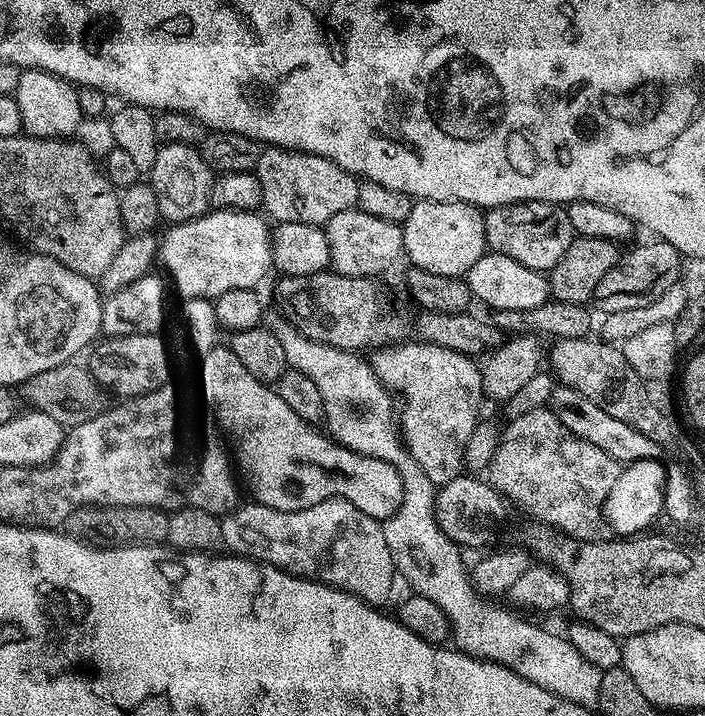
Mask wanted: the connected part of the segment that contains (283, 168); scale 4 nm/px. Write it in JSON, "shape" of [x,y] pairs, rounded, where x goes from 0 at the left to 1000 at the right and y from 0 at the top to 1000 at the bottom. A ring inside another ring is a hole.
{"shape":[[[376,205],[366,221],[362,242],[366,254],[372,254],[373,295],[387,309],[400,313],[428,310],[460,316],[468,304],[474,304],[474,299],[504,291],[508,282],[511,251],[485,237],[485,232],[447,218],[443,212],[413,212],[410,207]]]}

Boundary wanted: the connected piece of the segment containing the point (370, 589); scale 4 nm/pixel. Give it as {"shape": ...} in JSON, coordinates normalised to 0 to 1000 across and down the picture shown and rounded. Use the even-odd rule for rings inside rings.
{"shape":[[[481,696],[451,701],[451,707],[421,715],[389,712],[362,701],[350,704],[313,725],[315,751],[325,772],[350,777],[353,782],[369,782],[373,788],[410,799],[413,804],[447,807],[455,816],[502,830],[509,838],[529,846],[552,842],[553,816],[563,796],[556,784],[553,763],[548,763],[548,746],[540,728],[525,723],[525,718],[513,718],[513,712],[508,712],[508,707],[502,707],[495,698]]]}

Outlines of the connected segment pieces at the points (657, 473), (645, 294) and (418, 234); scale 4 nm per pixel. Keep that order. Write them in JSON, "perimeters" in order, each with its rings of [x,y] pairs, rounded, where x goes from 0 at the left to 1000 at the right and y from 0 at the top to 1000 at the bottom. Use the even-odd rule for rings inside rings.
{"perimeters":[[[[913,642],[901,647],[896,652],[896,668],[879,662],[868,665],[871,673],[862,676],[862,687],[851,693],[851,704],[845,704],[845,743],[840,749],[824,749],[823,756],[862,756],[878,751],[891,751],[913,742],[933,721],[938,722],[942,711],[943,649],[938,644]]],[[[935,332],[923,337],[926,341],[908,341],[891,353],[881,356],[874,369],[860,377],[854,391],[848,394],[843,425],[851,429],[852,437],[871,433],[895,433],[898,427],[916,427],[916,422],[928,422],[933,411],[945,411],[950,399],[966,395],[965,352]]],[[[590,279],[582,293],[582,304],[570,314],[573,321],[573,358],[586,376],[597,374],[611,383],[662,387],[667,372],[684,360],[692,346],[687,320],[687,296],[674,285],[648,279]]]]}

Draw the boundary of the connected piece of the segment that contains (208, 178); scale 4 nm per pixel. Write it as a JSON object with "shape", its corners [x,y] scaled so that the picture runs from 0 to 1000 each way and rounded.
{"shape":[[[235,201],[224,209],[213,242],[213,256],[228,303],[244,313],[257,313],[289,300],[302,289],[301,258],[304,242],[289,225],[282,205],[270,201]]]}

